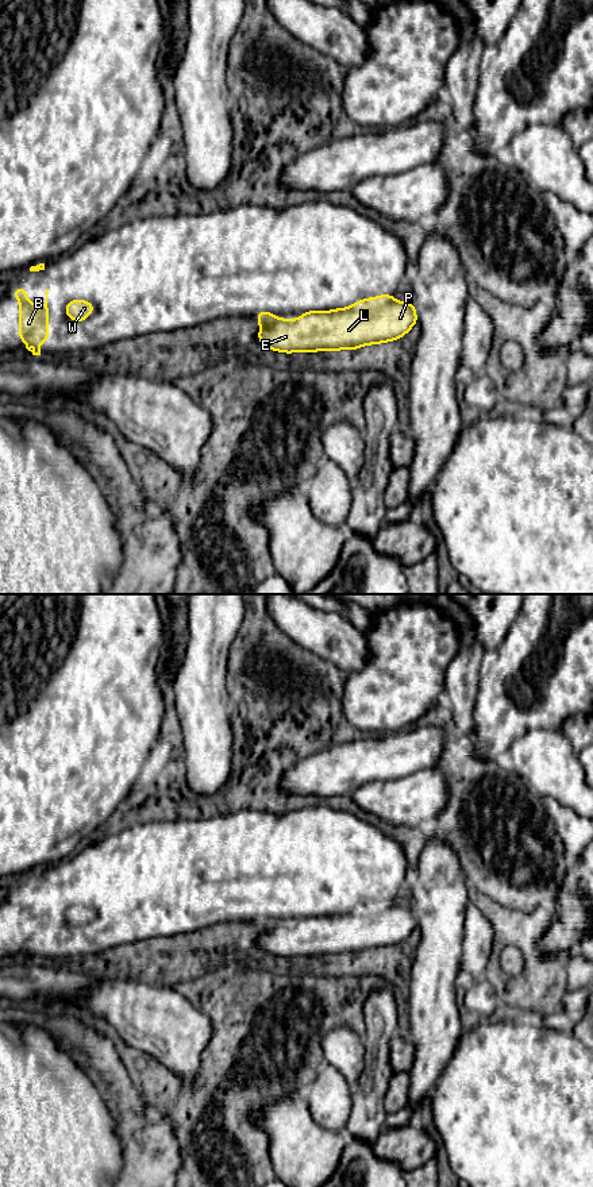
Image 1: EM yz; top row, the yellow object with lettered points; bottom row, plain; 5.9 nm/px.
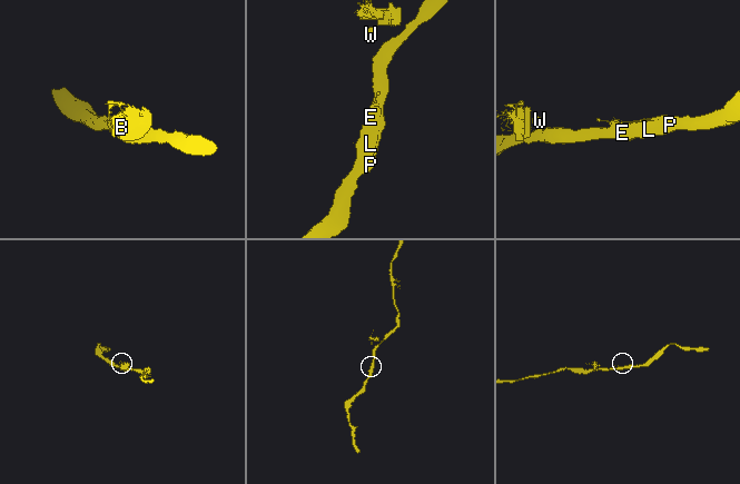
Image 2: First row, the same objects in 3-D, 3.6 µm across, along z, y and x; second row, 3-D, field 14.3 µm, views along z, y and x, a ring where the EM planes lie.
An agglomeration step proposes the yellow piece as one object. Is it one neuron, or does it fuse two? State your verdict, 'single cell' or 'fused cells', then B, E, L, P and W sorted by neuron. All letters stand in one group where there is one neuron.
fused cells; B W / E L P

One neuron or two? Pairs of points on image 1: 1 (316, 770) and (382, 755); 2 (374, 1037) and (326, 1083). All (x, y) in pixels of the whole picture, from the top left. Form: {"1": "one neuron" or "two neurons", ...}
{"1": "one neuron", "2": "two neurons"}

